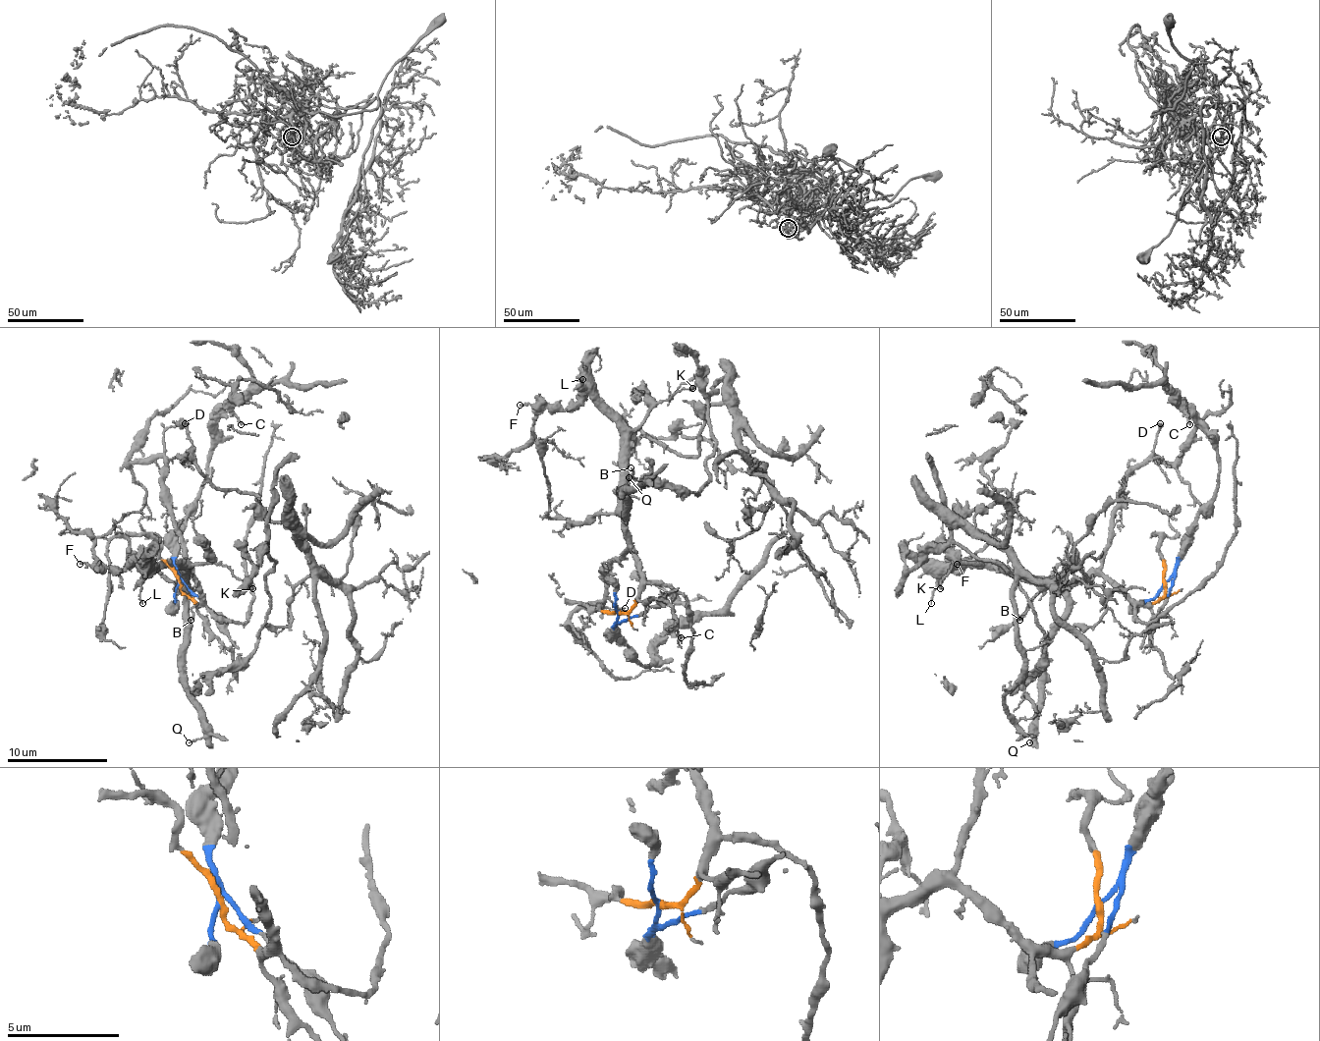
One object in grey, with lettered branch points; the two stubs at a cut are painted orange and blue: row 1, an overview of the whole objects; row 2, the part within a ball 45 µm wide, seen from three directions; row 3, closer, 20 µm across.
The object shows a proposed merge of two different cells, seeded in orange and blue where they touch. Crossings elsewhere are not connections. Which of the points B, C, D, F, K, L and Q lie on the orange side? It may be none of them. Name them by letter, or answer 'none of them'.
B, D, F, K, L, Q

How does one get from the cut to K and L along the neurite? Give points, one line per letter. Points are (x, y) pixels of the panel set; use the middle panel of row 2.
K: (619, 614), (634, 603), (641, 575), (641, 561), (630, 548), (624, 523), (627, 438), (654, 406), (691, 388)
L: (619, 614), (634, 603), (641, 561), (630, 548), (624, 523), (619, 420), (581, 383), (581, 378)

